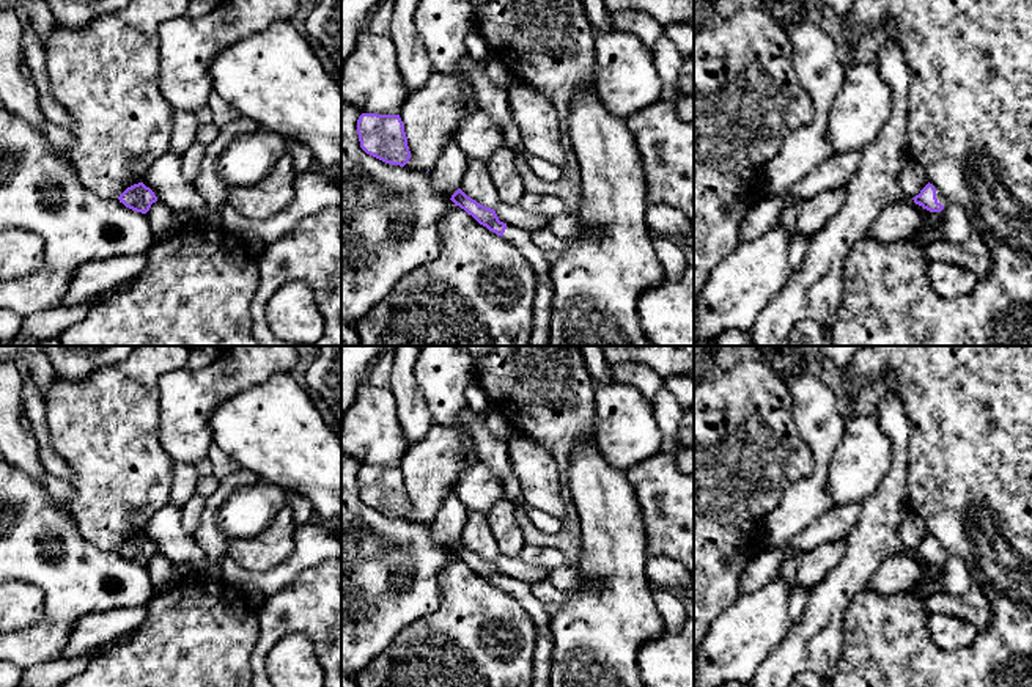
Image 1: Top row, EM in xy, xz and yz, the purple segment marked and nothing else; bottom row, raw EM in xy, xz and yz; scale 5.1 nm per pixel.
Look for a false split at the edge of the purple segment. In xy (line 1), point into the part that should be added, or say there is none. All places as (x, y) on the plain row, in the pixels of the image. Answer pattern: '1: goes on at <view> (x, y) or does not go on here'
1: does not go on here

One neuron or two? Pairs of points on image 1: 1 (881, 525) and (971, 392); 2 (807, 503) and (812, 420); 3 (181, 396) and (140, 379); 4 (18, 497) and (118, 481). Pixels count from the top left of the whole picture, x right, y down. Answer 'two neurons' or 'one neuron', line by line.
1: two neurons
2: one neuron
3: two neurons
4: two neurons

